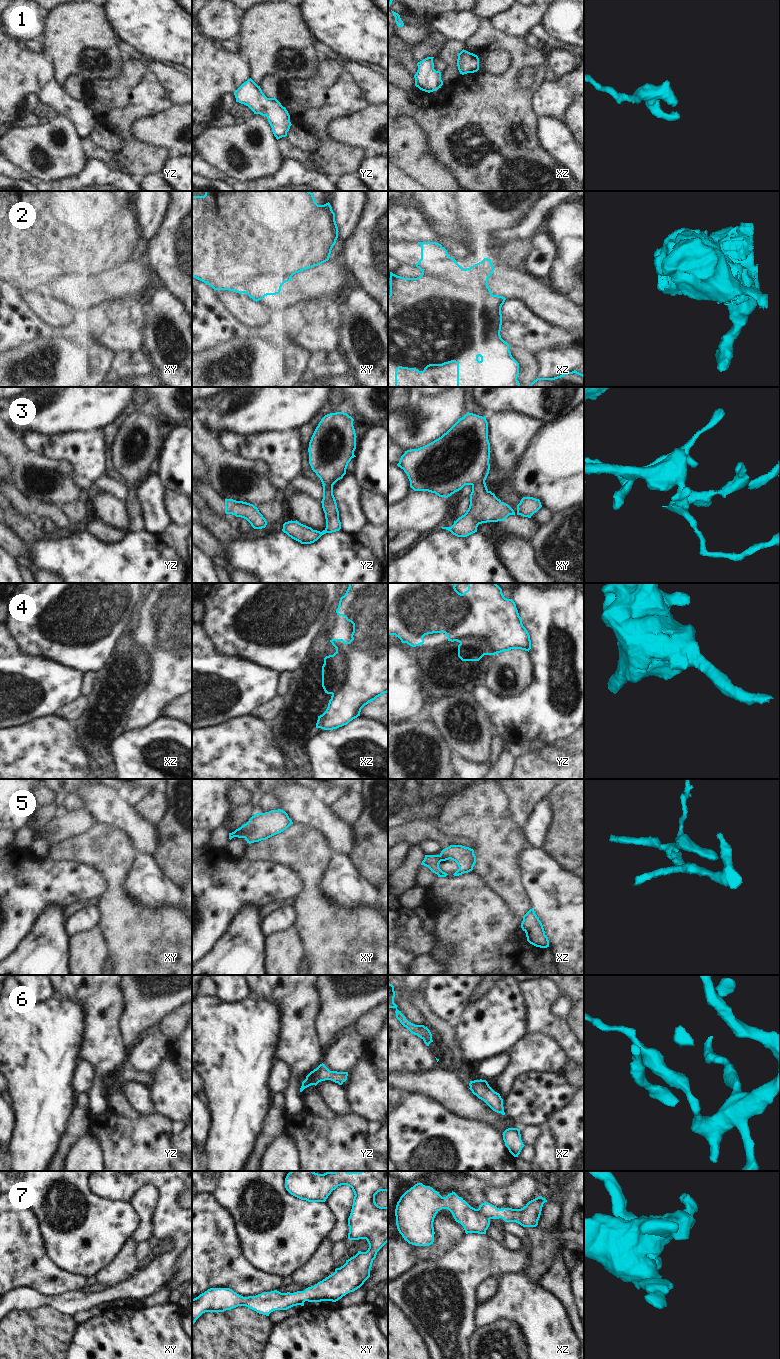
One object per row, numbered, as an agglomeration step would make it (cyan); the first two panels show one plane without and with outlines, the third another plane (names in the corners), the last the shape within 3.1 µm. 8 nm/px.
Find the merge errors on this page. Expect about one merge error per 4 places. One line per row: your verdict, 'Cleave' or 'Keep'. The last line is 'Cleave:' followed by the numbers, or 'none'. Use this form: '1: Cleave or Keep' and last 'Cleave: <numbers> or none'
1: Keep
2: Cleave
3: Keep
4: Keep
5: Keep
6: Keep
7: Keep
Cleave: 2.

